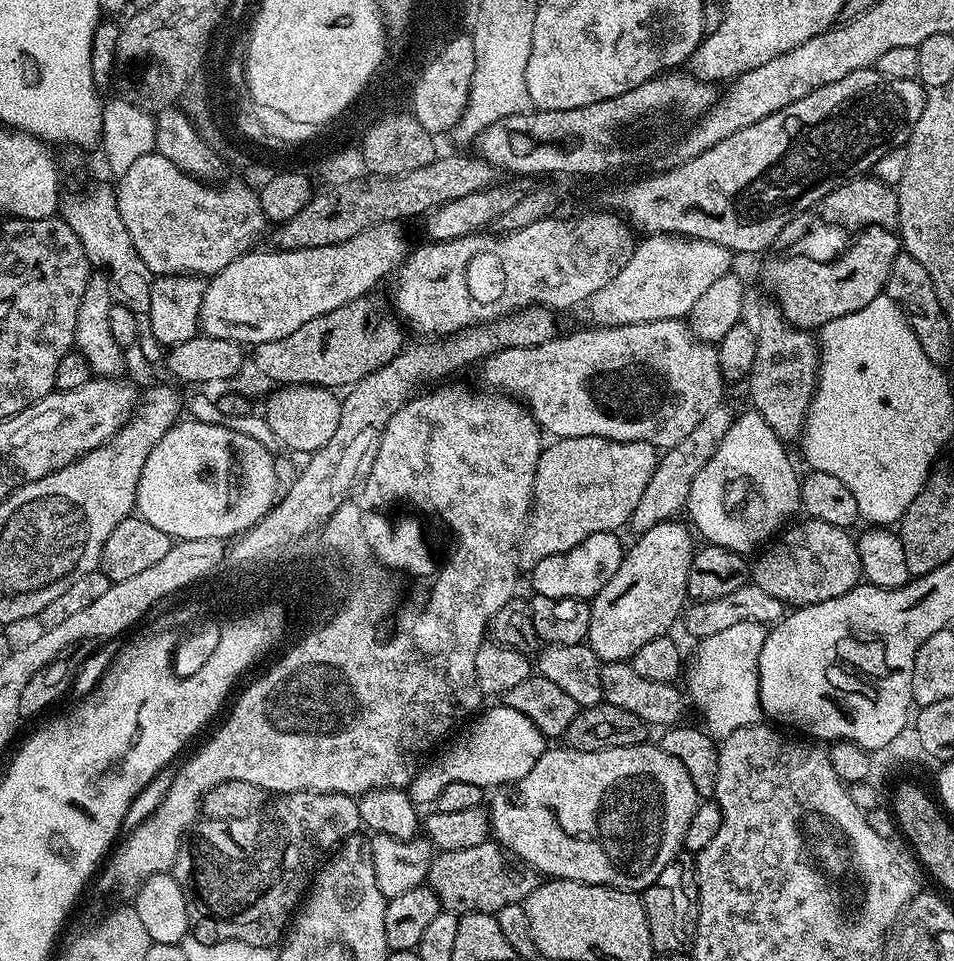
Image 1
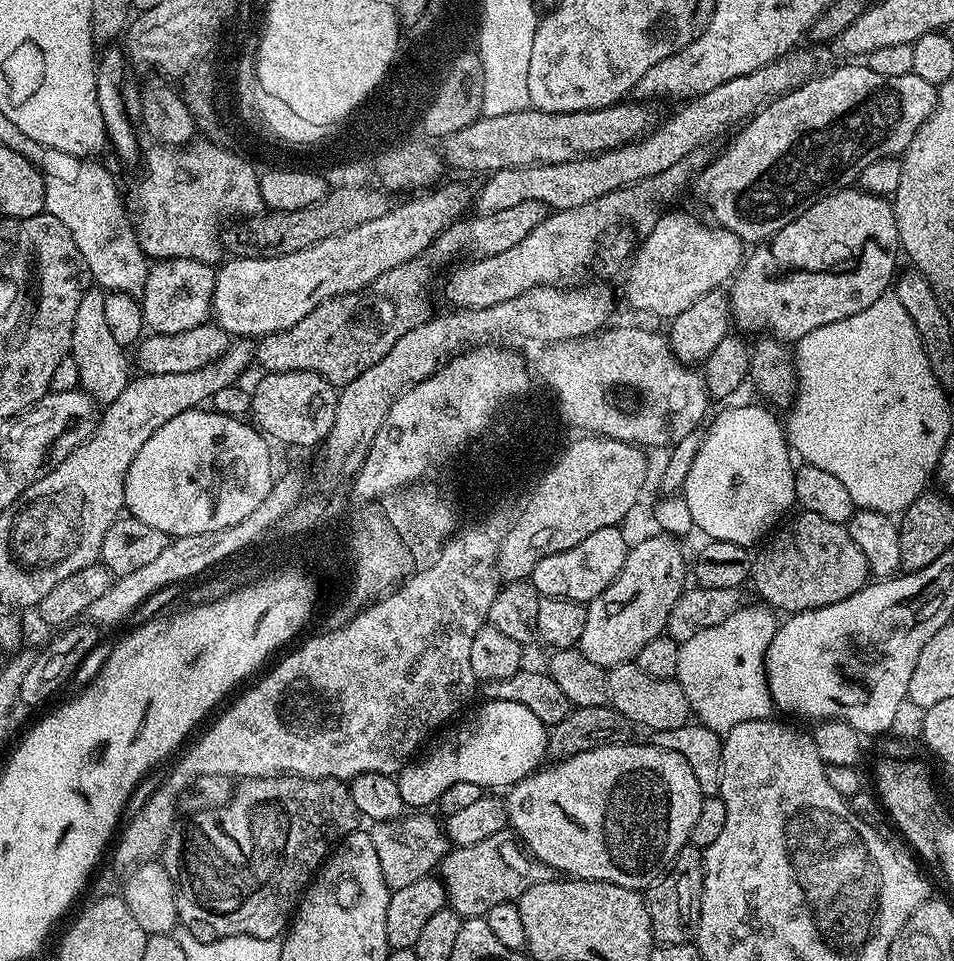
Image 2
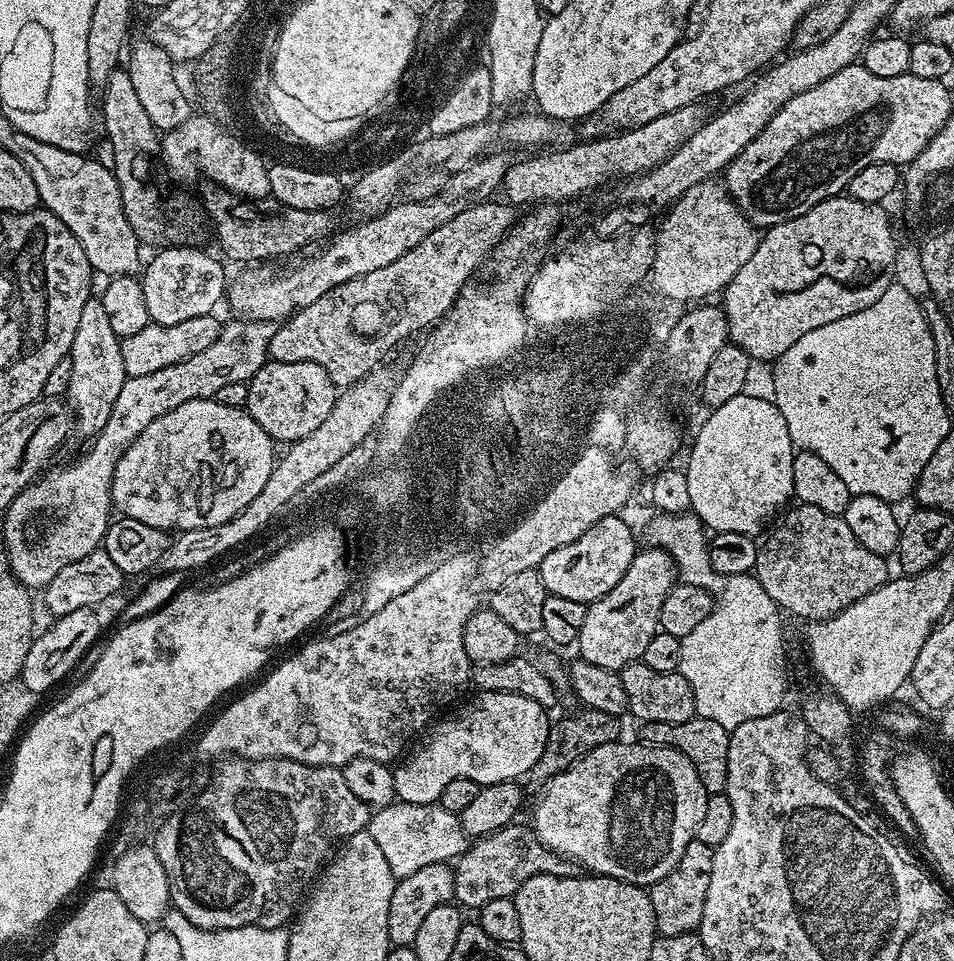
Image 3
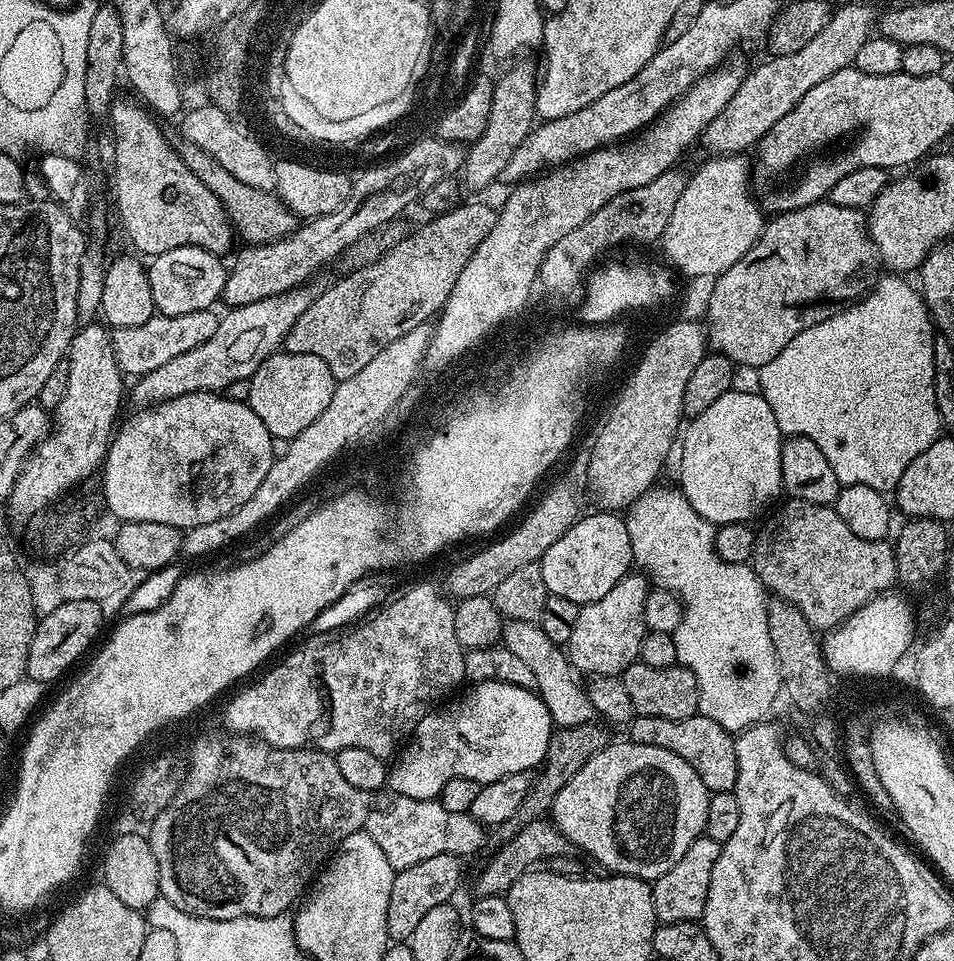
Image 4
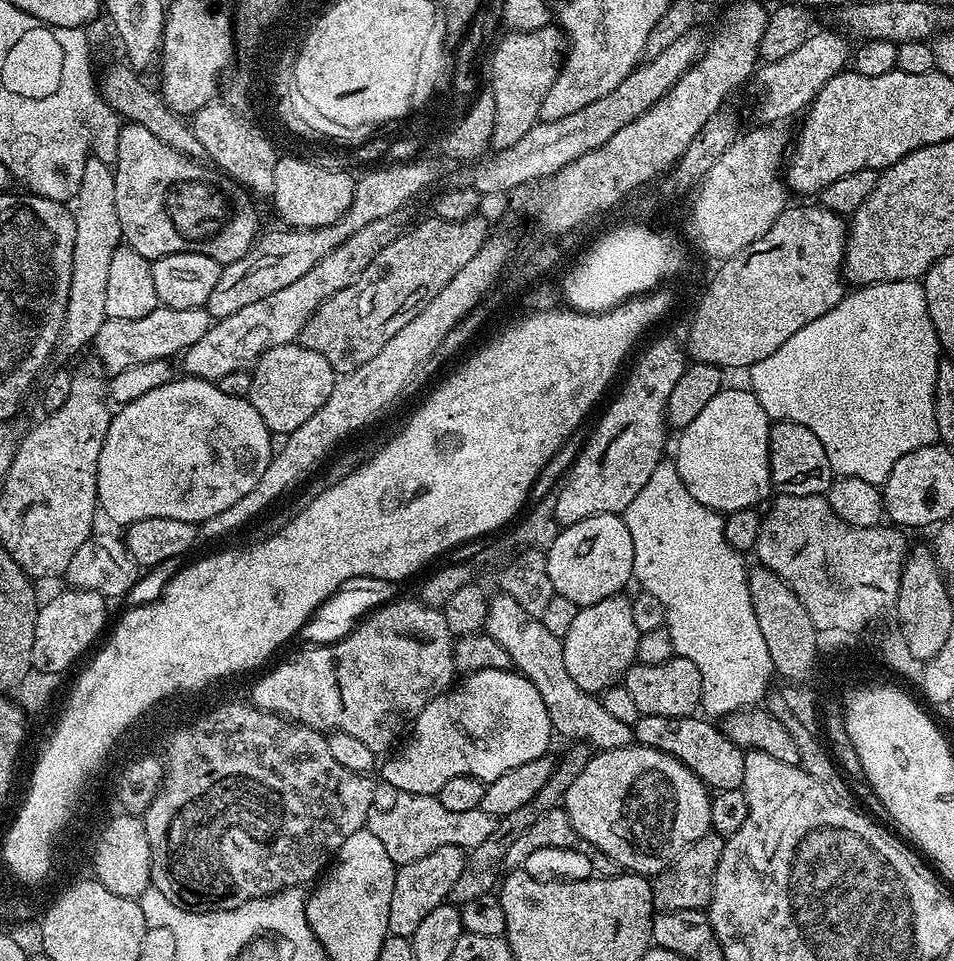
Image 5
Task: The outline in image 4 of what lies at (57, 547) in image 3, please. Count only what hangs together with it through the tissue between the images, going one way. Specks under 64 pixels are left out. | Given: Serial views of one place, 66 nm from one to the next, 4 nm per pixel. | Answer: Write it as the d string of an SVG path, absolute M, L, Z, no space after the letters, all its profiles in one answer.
M301 286L291 292L283 292L281 296L262 298L258 302L250 302L241 308L229 307L218 322L218 330L202 346L194 346L194 350L186 350L186 354L178 354L178 358L158 366L158 370L150 370L150 374L139 377L136 384L131 385L130 396L137 409L160 404L170 398L178 398L190 392L223 393L230 382L251 380L262 366L266 358L270 358L283 345L284 336L301 314L307 310L314 299L314 292L308 286Z

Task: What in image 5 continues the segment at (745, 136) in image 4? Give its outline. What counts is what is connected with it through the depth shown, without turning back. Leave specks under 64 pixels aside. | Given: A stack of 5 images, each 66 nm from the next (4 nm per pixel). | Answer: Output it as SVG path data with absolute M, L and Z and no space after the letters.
M813 31L811 36L798 46L798 50L778 58L778 62L764 62L754 73L754 85L760 91L760 116L765 125L772 126L784 122L790 116L799 117L807 109L814 97L839 72L845 71L850 64L850 48L836 32Z

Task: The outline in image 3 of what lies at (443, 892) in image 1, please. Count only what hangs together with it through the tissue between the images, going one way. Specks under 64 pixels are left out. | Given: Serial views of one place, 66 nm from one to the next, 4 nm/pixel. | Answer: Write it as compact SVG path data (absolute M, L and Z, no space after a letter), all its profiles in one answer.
M513 822L500 828L494 834L481 836L469 843L468 849L456 857L452 873L454 874L454 900L461 909L478 910L494 898L515 897L517 890L526 882L526 878L555 873L558 857L548 849L527 823Z

